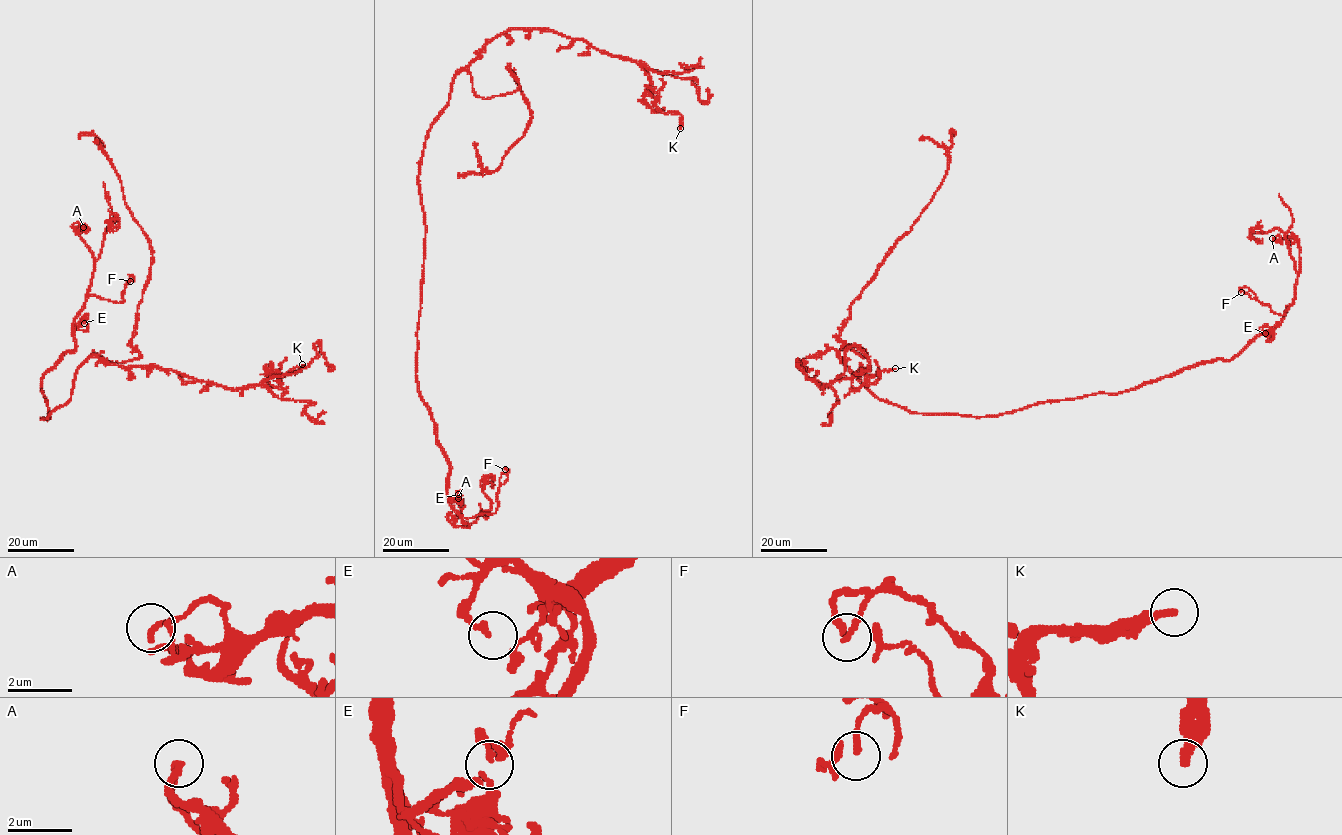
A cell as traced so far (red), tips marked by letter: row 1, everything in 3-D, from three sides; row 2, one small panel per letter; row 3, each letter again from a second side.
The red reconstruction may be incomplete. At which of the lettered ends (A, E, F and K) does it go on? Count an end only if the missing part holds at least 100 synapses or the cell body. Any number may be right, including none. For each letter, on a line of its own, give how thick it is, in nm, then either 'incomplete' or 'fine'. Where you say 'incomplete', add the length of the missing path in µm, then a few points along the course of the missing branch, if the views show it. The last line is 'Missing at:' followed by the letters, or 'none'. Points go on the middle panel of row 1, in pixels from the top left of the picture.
A: 160 nm thick; fine
E: 180 nm thick; fine
F: 130 nm thick; fine
K: 300 nm thick; fine
Missing at: none

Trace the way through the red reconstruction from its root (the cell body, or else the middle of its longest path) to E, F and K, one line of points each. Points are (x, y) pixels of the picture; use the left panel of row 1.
E: (44, 418), (50, 413), (41, 380), (65, 352), (75, 348), (74, 324), (84, 315), (84, 323)
F: (44, 418), (50, 413), (41, 380), (75, 348), (74, 318), (85, 299), (122, 302), (130, 281)
K: (44, 418), (70, 398), (75, 371), (91, 356), (230, 389), (259, 385), (275, 370), (279, 380), (302, 364)

